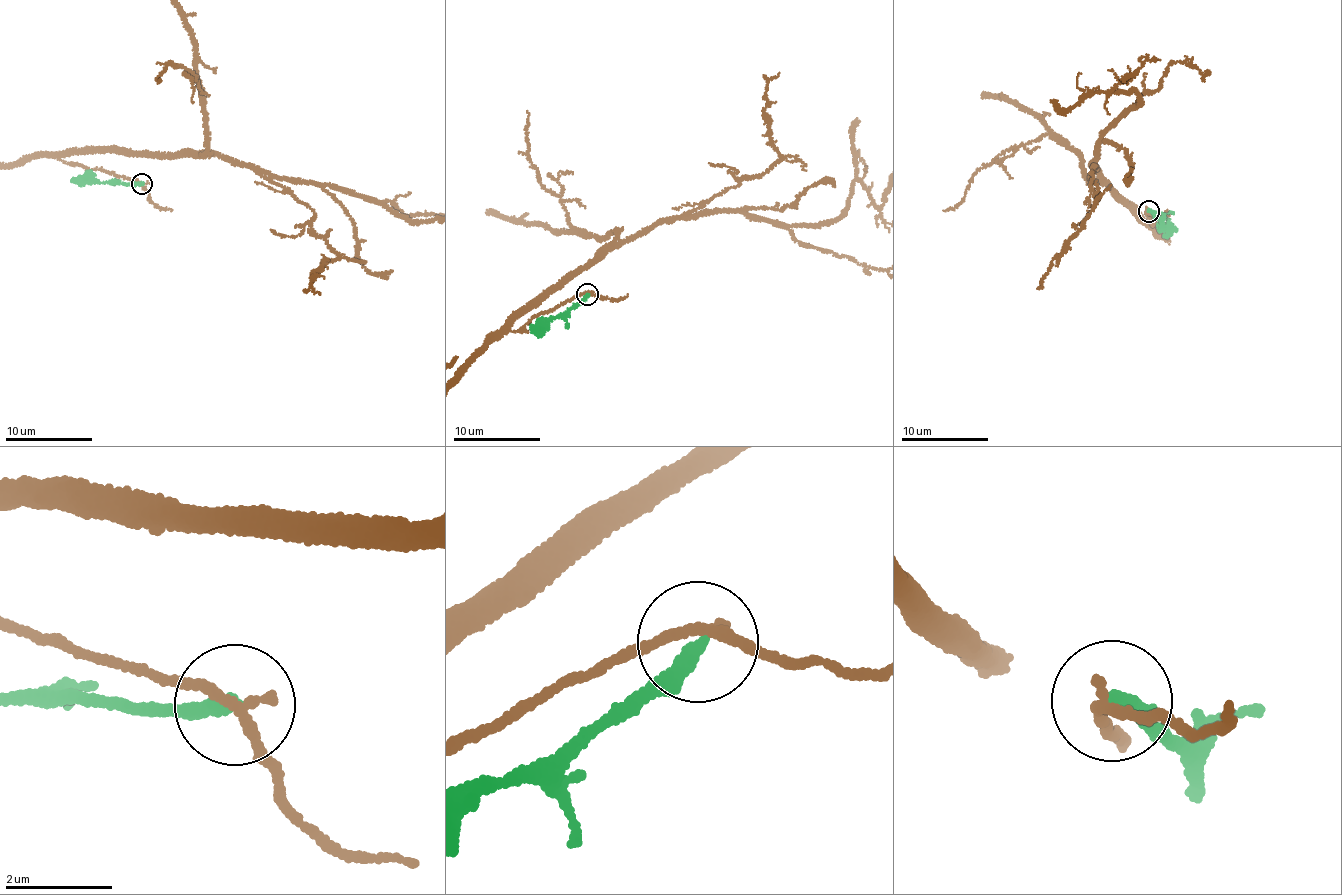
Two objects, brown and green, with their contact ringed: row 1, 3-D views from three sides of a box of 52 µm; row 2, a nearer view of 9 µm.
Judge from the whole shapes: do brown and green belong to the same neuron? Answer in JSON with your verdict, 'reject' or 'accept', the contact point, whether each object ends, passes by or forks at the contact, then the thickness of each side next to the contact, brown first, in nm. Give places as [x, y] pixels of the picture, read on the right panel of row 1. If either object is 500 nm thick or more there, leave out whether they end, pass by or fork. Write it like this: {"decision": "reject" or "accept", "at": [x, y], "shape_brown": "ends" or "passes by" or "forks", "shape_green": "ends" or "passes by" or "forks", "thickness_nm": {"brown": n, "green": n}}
{"decision": "reject", "at": [1148, 211], "shape_brown": "passes by", "shape_green": "ends", "thickness_nm": {"brown": 190, "green": 260}}

